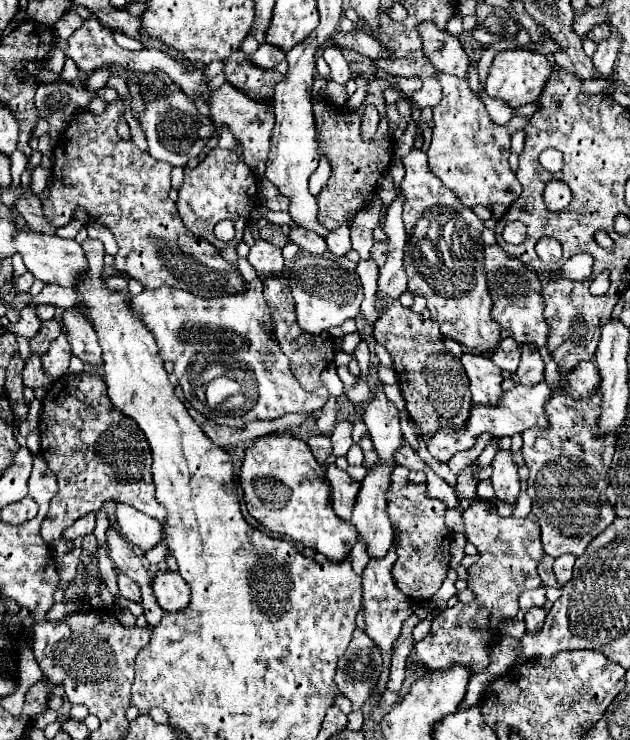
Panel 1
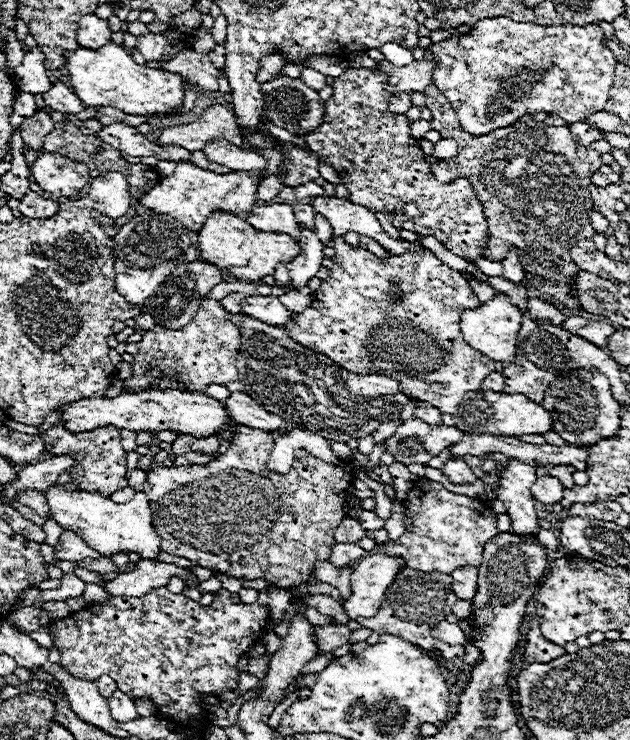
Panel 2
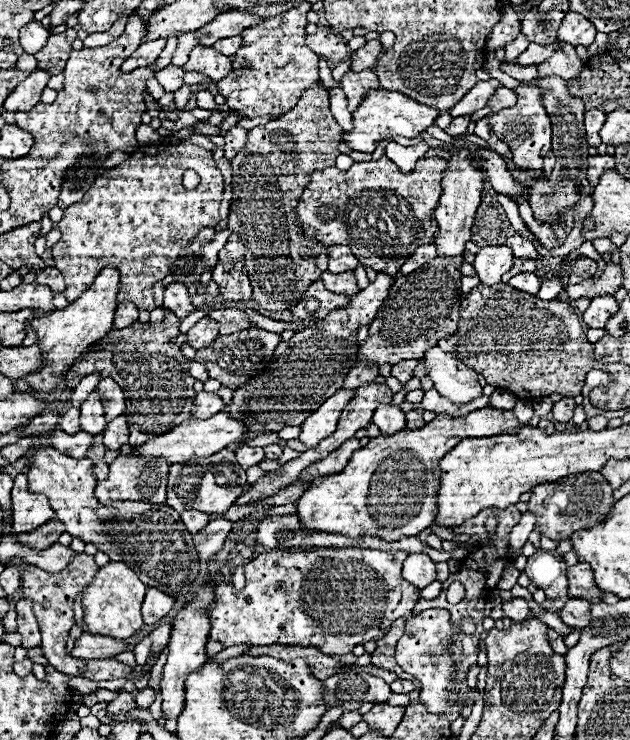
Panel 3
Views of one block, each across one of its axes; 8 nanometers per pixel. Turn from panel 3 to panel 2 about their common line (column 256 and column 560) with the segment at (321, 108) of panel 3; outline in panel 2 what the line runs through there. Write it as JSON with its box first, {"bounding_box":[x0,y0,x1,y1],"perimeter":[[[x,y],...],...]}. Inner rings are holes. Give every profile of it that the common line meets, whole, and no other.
{"bounding_box":[424,84,604,310],"perimeter":[[[430,84],[424,94],[426,106],[432,112],[432,128],[438,130],[442,138],[454,138],[458,142],[458,154],[434,162],[432,174],[444,184],[450,184],[460,176],[470,178],[490,234],[486,248],[482,250],[484,258],[502,262],[508,256],[508,250],[516,246],[520,264],[524,266],[532,288],[556,298],[570,310],[582,310],[580,300],[572,296],[574,278],[580,268],[572,262],[570,248],[578,240],[592,238],[594,234],[590,224],[592,200],[588,188],[592,174],[604,164],[600,152],[576,144],[568,126],[548,126],[534,120],[516,122],[484,136],[472,136],[462,130],[448,98],[444,98],[434,84]]]}

